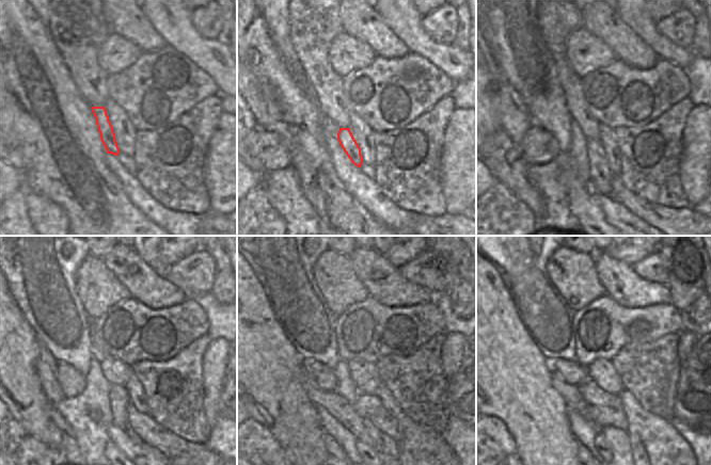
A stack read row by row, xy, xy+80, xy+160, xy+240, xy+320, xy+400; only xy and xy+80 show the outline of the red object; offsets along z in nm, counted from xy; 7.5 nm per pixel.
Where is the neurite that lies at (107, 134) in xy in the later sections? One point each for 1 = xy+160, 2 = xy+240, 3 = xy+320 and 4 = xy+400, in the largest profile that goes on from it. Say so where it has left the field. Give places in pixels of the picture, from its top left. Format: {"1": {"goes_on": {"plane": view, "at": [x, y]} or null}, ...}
{"1": {"goes_on": {"plane": "xy+160", "at": [600, 175]}}, "2": {"goes_on": {"plane": "xy+240", "at": [117, 396]}}, "3": {"goes_on": {"plane": "xy+320", "at": [377, 436]}}, "4": {"goes_on": {"plane": "xy+400", "at": [614, 435]}}}

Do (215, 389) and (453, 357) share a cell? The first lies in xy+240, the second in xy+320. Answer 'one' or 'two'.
one

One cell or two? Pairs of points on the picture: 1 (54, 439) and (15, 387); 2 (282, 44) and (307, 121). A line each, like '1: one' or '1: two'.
1: one
2: two

